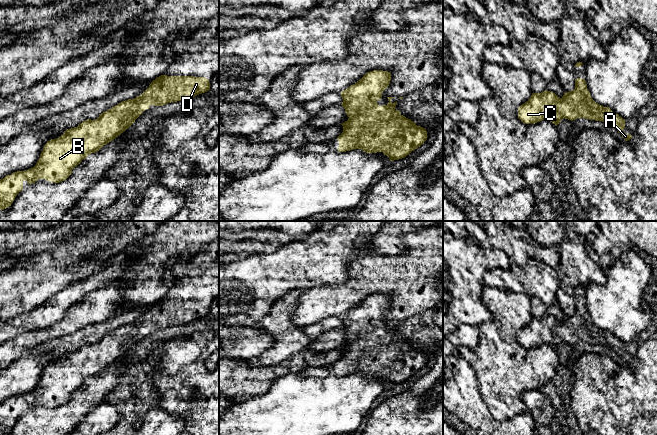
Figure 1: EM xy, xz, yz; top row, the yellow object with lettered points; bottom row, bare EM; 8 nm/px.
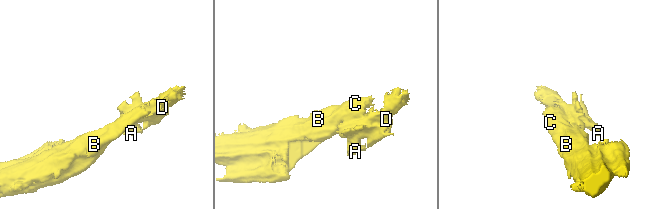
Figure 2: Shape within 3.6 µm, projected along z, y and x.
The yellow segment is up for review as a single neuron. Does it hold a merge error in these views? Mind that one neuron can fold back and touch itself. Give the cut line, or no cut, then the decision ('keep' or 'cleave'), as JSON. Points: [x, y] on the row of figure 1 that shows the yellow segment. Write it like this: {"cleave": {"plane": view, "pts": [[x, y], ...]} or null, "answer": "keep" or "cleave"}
{"cleave": null, "answer": "keep"}

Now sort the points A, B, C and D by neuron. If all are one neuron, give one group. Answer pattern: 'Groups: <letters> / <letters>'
Groups: A B C D

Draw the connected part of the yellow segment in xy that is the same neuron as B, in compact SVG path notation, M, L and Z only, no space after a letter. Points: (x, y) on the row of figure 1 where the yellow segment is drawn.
M161 75L151 82L139 96L122 101L103 112L95 120L85 120L77 127L67 129L59 138L51 139L44 145L36 165L25 171L13 172L0 179L0 210L11 206L17 194L23 190L23 181L29 184L38 179L59 183L66 180L72 170L91 153L99 151L104 145L114 140L129 128L135 120L151 105L163 106L171 102L189 99L210 90L210 82L204 77Z

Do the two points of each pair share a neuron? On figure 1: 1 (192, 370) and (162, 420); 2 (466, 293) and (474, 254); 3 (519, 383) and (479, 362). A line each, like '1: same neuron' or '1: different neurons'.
1: different neurons
2: same neuron
3: same neuron

